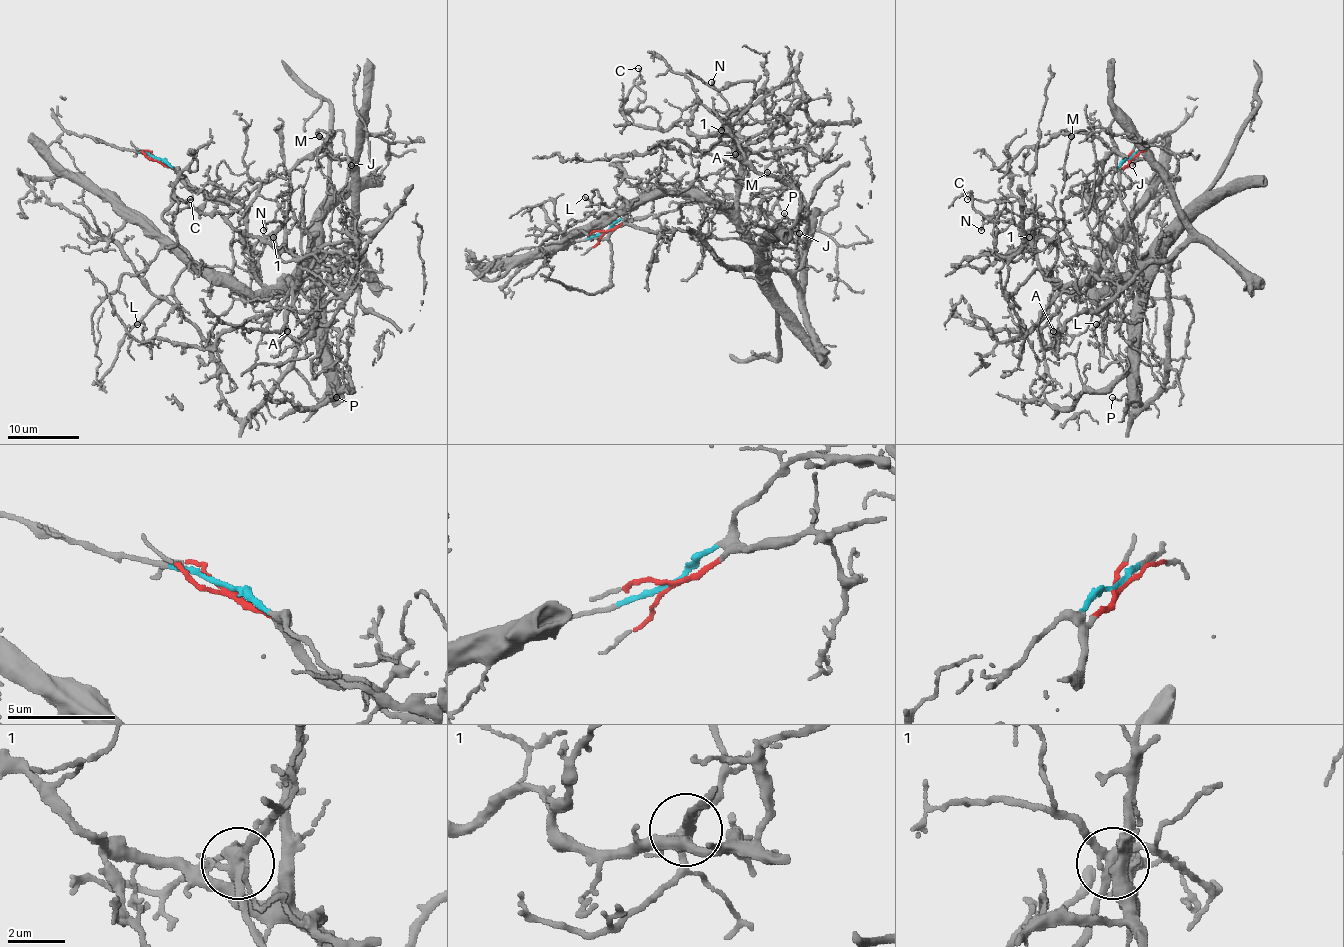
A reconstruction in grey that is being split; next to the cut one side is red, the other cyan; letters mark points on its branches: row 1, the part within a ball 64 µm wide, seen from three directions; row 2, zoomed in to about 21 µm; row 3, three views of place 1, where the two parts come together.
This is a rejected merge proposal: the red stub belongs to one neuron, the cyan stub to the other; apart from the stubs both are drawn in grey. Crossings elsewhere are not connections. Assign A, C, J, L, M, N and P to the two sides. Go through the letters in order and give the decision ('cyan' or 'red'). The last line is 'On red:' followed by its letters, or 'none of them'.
A: red
C: red
J: cyan
L: red
M: cyan
N: red
P: red
On red: A, C, L, N, P

